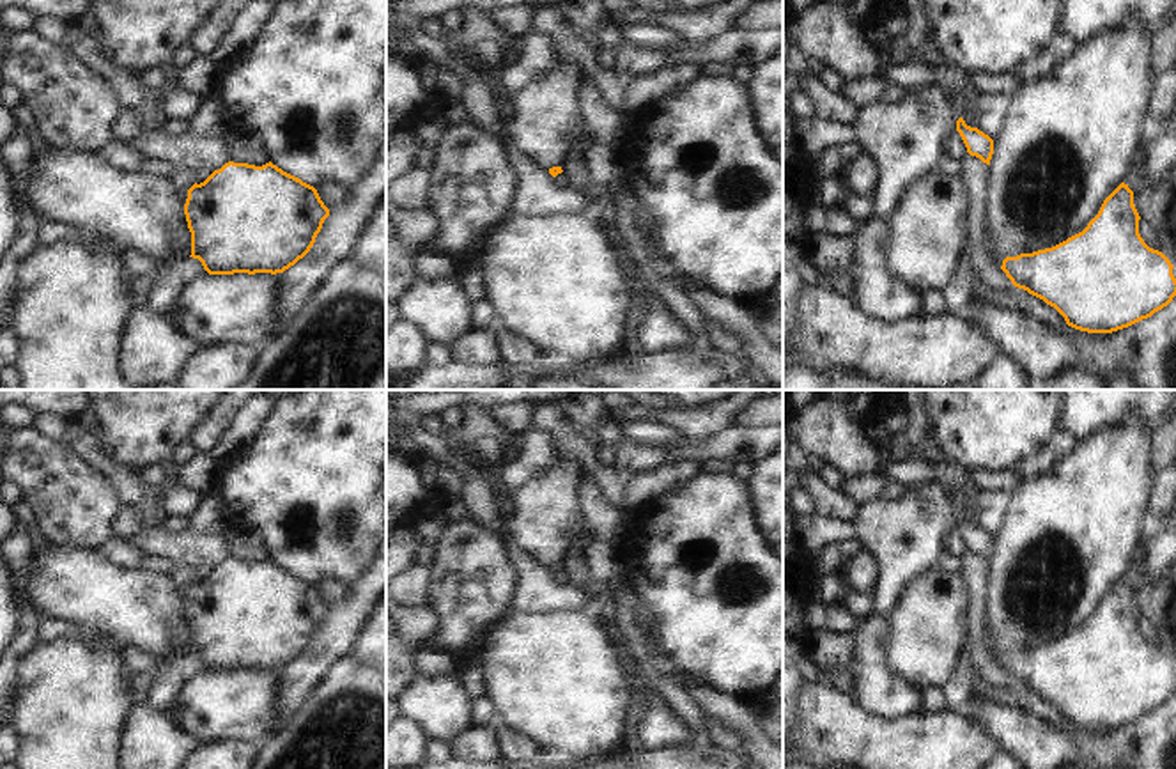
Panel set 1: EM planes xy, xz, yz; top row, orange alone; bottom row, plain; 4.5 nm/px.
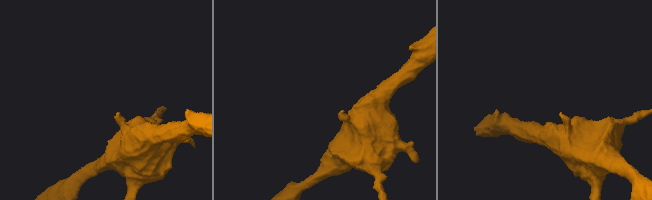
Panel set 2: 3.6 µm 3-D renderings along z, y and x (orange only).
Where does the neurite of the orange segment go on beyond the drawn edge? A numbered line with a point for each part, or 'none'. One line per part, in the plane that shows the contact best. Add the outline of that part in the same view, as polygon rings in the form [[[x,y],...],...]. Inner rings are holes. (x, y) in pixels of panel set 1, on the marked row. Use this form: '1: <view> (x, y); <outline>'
none

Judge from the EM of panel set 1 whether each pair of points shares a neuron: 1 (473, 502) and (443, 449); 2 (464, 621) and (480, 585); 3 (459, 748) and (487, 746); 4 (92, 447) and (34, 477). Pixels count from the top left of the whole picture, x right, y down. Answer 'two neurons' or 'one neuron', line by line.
1: one neuron
2: one neuron
3: one neuron
4: two neurons

